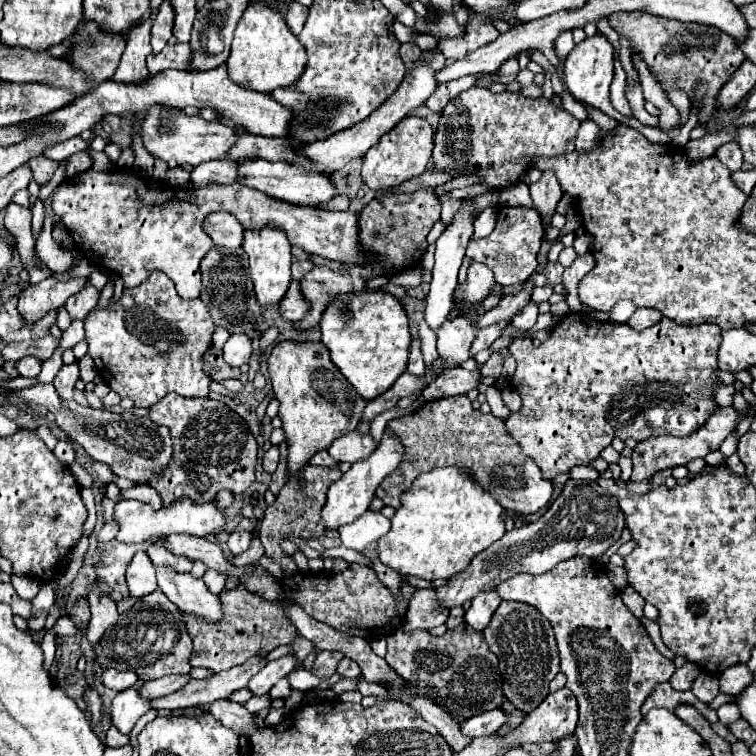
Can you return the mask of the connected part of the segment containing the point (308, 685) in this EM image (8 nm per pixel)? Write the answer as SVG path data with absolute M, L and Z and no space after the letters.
M293 670L293 672L289 674L289 682L291 682L291 688L293 688L293 690L307 692L307 690L319 686L319 684L321 684L321 678L315 676L315 674L309 672L309 670Z

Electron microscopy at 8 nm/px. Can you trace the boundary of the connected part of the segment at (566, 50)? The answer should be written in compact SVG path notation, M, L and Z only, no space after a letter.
M571 31L563 32L555 42L555 52L561 61L564 61L574 48L575 43Z

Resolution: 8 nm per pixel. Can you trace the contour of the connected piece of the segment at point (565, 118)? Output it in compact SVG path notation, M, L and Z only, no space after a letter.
M473 86L459 94L459 104L455 96L441 112L435 130L433 172L445 172L453 178L475 176L483 186L503 190L525 176L531 168L531 158L565 154L577 128L579 120L565 110L557 110L547 98L533 100L519 92L495 94Z

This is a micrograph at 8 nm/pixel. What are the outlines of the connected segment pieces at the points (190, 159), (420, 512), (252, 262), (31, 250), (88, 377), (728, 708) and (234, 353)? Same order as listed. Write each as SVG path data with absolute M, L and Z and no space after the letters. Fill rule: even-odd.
M181 114L181 122L177 120L177 124L169 124L169 122L161 122L161 126L143 126L141 130L143 136L143 144L149 150L149 154L165 160L165 162L175 162L179 166L183 164L191 164L191 166L199 166L205 160L221 160L227 158L231 146L235 146L237 142L237 132L231 126L221 126L221 124L207 124L205 120L201 120L199 116L187 118ZM151 130L157 130L155 136Z
M459 466L437 468L425 474L419 474L413 486L401 496L401 508L391 518L391 530L379 544L379 560L399 572L401 576L413 574L425 580L435 578L451 578L453 574L465 570L475 554L497 542L505 534L505 520L503 520L503 506L495 502L495 498L483 490L467 470L459 470Z
M269 226L263 230L245 230L243 250L249 256L249 270L255 286L257 304L265 308L279 308L291 282L291 244L285 238L285 232Z
M11 202L5 208L5 228L15 236L17 246L19 246L19 258L23 266L37 268L37 258L35 258L35 240L31 236L31 212L25 210L23 206Z
M87 354L85 357L78 361L79 369L80 369L80 378L83 380L85 384L92 382L95 376L98 374L97 368L95 368L95 364L92 358Z
M725 703L717 710L719 721L724 725L734 723L741 718L741 712L735 703Z
M231 334L223 346L223 360L229 366L243 366L251 356L251 338L245 334Z

